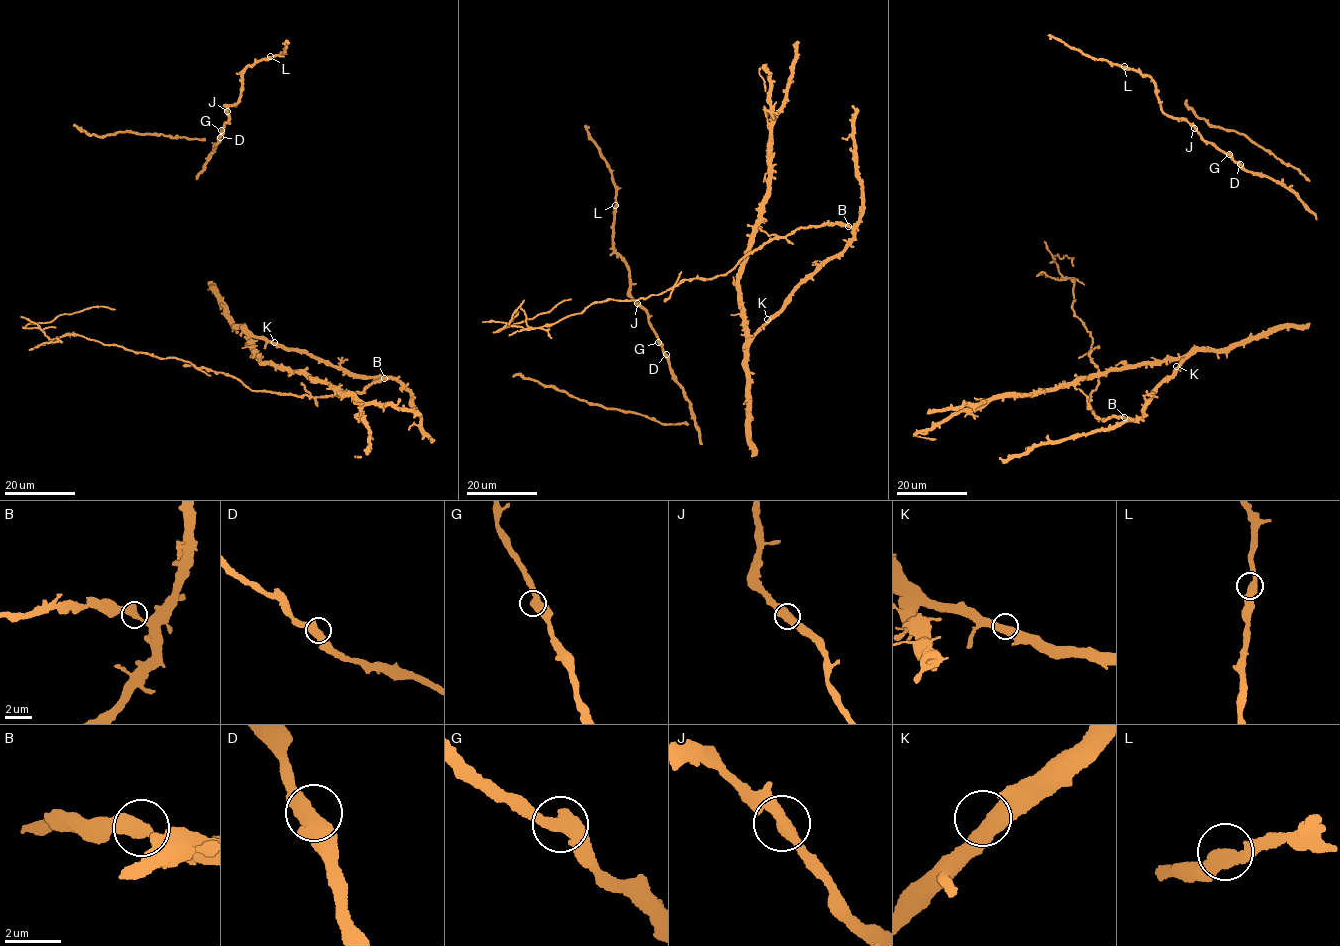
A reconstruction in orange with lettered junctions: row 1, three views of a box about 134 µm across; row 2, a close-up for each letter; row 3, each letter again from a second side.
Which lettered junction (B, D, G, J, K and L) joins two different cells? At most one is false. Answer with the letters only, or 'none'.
B

